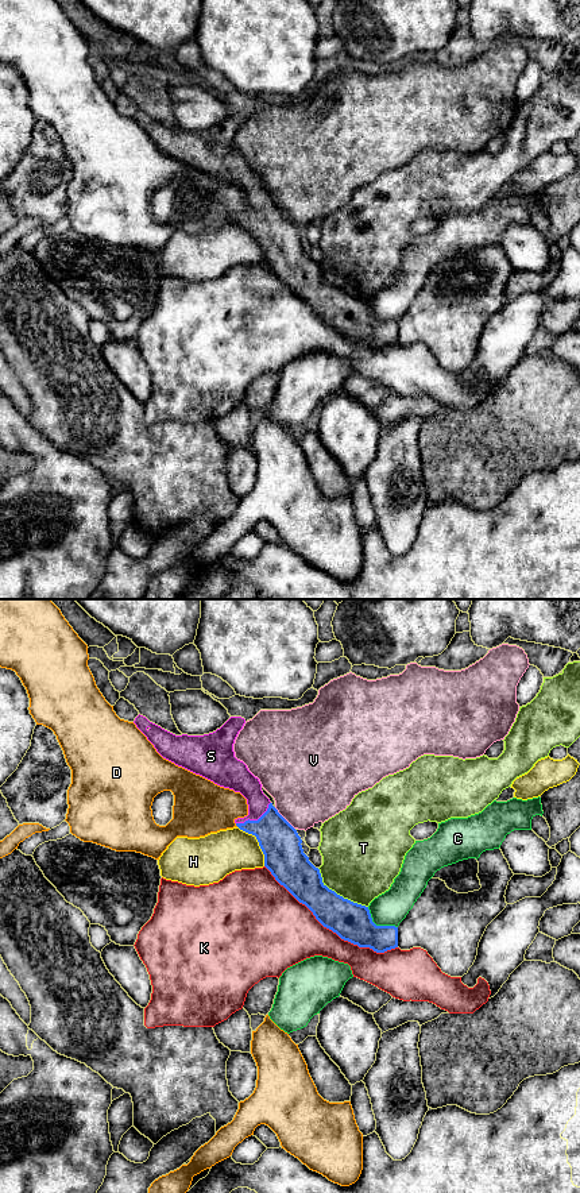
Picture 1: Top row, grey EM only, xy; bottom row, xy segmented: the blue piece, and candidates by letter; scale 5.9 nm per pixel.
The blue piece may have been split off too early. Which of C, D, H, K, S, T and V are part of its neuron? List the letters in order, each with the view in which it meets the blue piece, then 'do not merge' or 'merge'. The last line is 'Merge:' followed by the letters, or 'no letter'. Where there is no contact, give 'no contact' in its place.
C: xy | do not merge
D: xy | do not merge
H: xy | do not merge
K: xy | do not merge
S: xy | merge
T: xy | do not merge
V: xy | do not merge
Merge: S

